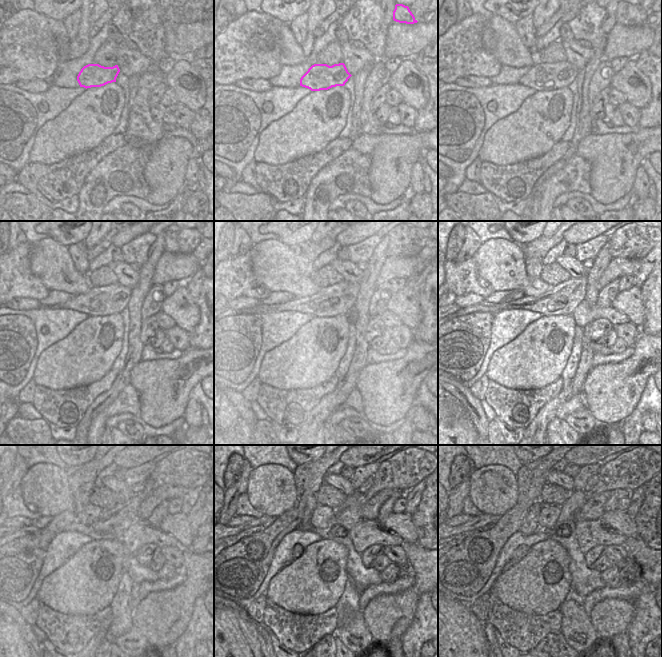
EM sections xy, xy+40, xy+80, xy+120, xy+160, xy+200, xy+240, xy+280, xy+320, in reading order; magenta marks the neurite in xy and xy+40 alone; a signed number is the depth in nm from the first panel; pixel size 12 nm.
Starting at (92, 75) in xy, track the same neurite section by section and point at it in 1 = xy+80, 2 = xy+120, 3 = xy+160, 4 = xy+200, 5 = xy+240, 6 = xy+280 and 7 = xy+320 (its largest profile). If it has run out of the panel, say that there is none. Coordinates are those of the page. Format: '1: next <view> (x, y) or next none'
1: next xy+80 (541, 76)
2: next xy+120 (98, 301)
3: next xy+160 (339, 299)
4: next xy+200 (562, 299)
5: next xy+240 (111, 524)
6: next xy+280 (404, 470)
7: next xy+320 (630, 470)

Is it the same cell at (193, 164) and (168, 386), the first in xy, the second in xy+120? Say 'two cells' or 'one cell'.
two cells

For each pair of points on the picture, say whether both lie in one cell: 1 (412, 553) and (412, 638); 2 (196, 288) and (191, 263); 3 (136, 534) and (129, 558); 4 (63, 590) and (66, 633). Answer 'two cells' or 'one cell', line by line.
1: two cells
2: two cells
3: two cells
4: two cells

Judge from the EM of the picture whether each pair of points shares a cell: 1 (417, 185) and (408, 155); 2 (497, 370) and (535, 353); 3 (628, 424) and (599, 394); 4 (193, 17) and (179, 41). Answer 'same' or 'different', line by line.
1: different
2: same
3: different
4: same

